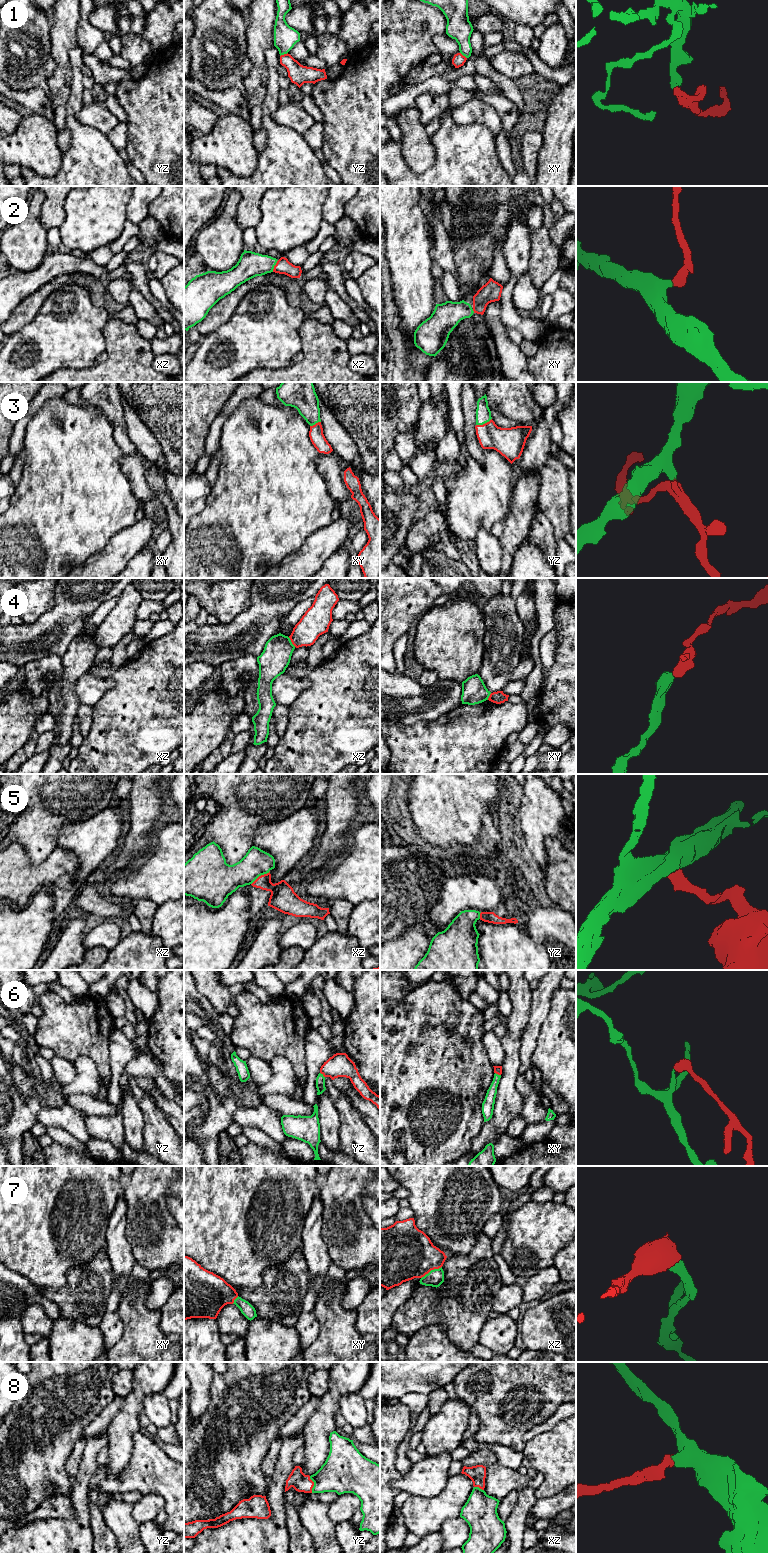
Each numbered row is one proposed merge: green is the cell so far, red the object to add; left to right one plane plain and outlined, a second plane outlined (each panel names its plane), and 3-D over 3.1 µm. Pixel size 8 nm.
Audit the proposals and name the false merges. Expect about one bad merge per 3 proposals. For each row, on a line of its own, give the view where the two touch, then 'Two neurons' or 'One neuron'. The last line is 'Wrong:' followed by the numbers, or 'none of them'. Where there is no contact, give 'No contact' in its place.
1: Touches green in yz. Two neurons
2: Touches green in xz. One neuron
3: Touches green in yz. One neuron
4: Touches green in xz. Two neurons
5: Touches green in xz. One neuron
6: Touches green in yz. One neuron
7: Touches green in xz. One neuron
8: Touches green in yz. One neuron
Wrong: 1, 4

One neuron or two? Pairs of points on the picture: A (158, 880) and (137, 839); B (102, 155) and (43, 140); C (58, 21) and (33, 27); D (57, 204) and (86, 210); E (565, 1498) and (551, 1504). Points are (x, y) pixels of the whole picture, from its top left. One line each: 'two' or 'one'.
A: two
B: two
C: two
D: two
E: one

